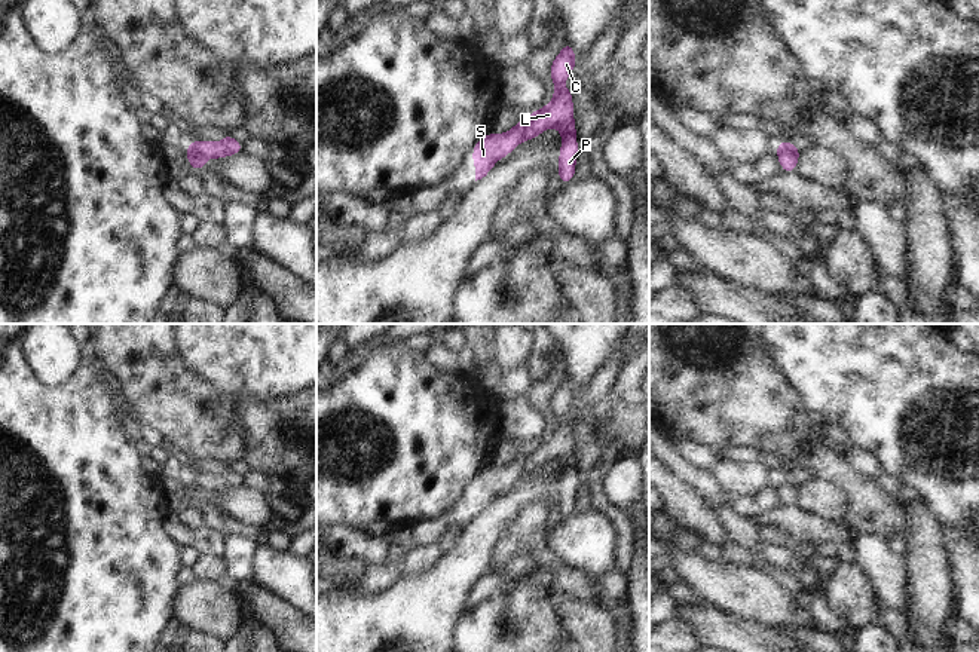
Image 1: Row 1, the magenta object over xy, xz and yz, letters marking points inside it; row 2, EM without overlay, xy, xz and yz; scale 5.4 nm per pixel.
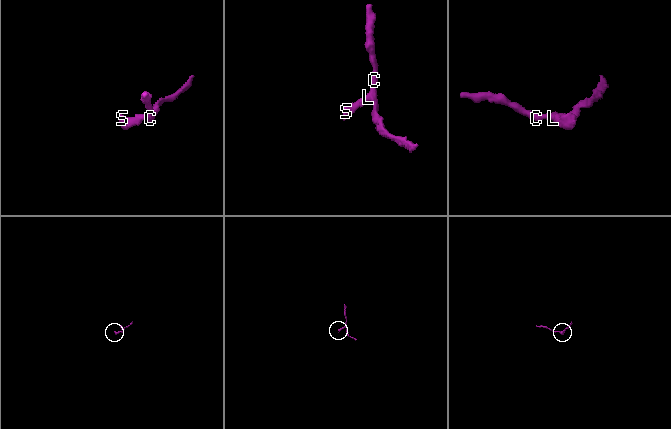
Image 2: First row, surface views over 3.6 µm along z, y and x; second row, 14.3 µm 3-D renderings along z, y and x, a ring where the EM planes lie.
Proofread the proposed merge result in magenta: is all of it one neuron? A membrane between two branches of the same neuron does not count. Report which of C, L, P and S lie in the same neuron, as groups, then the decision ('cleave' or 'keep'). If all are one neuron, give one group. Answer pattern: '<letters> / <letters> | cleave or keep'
C L P / S | cleave

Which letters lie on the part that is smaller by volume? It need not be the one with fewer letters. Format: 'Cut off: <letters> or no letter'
Cut off: S

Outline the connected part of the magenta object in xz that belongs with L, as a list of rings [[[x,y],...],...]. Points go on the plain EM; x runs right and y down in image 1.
[[[565,374],[563,382],[557,386],[550,398],[550,410],[553,411],[554,428],[550,437],[527,447],[523,453],[523,474],[539,469],[548,460],[557,460],[562,466],[562,480],[559,484],[559,514],[562,518],[575,512],[578,474],[576,457],[573,450],[572,422],[562,420],[578,392],[573,377]]]

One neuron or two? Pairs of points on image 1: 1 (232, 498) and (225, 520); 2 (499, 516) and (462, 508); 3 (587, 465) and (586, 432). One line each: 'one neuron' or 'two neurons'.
1: two neurons
2: two neurons
3: one neuron

